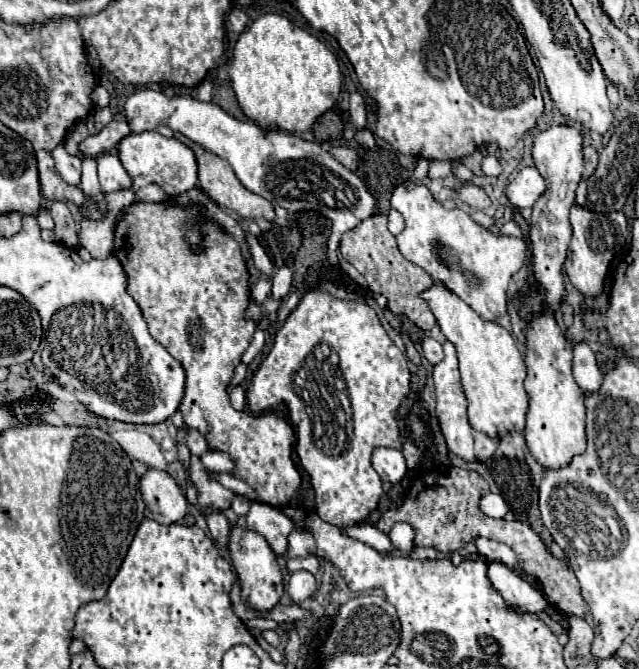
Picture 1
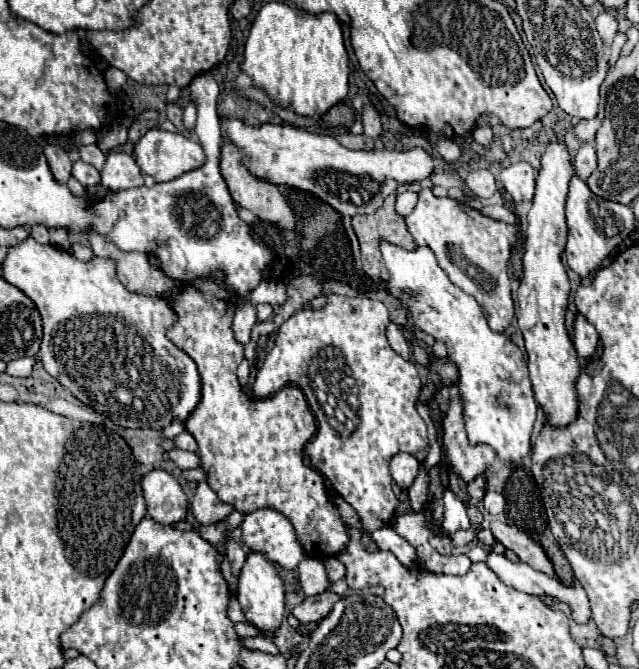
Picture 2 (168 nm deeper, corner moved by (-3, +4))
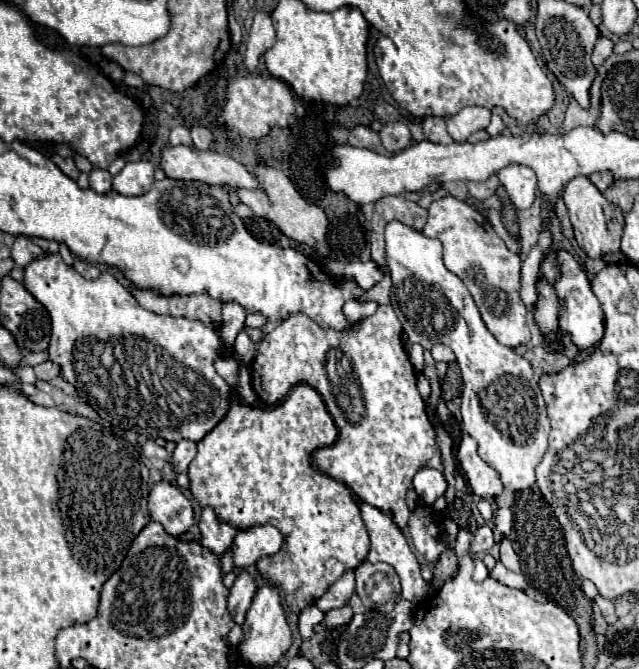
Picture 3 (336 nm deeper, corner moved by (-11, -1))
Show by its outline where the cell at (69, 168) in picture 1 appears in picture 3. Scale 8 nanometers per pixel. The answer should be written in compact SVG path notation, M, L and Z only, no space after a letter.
M94 168L90 172L90 188L98 194L104 194L108 190L112 190L112 176L108 170L100 170L100 168Z

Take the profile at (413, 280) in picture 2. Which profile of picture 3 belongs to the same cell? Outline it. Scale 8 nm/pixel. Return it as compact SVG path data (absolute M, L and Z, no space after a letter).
M400 220L386 224L386 266L392 278L392 308L402 322L404 332L410 342L422 344L424 350L430 350L436 342L446 344L454 350L456 362L462 370L464 388L462 388L462 430L478 442L478 454L500 474L504 488L512 492L528 490L534 486L534 470L540 464L548 448L550 422L546 416L544 398L538 388L538 380L532 372L532 366L526 358L518 356L512 348L502 346L480 320L480 312L464 286L464 282L452 274L442 262L442 244L436 238L428 238L422 232L406 226Z

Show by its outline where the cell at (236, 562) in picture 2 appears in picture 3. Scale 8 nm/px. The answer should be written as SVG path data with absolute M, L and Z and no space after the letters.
M242 572L234 586L230 588L230 596L228 596L228 612L230 616L234 618L236 624L244 624L244 618L246 618L246 612L250 608L250 602L256 594L256 582L252 578L252 574L248 572Z

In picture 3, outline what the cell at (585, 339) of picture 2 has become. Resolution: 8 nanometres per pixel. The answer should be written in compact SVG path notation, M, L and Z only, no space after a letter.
M556 248L554 254L556 254L556 260L558 260L558 268L560 268L560 276L554 282L554 290L556 290L558 302L560 302L558 328L560 328L560 332L570 334L572 342L578 348L592 348L604 336L604 312L600 308L600 302L590 288L590 280L586 276L584 266L564 248Z

